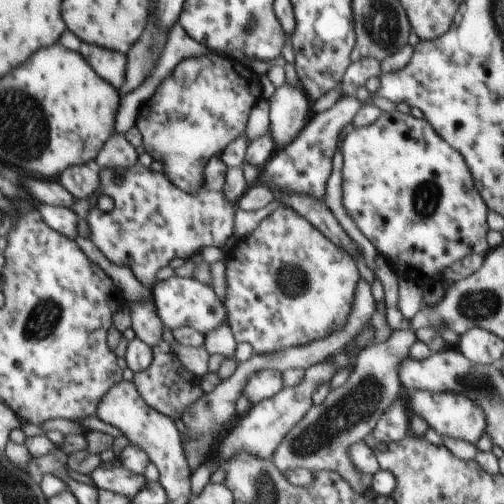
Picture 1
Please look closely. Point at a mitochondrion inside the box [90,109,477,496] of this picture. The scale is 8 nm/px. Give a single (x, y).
(358, 405)

